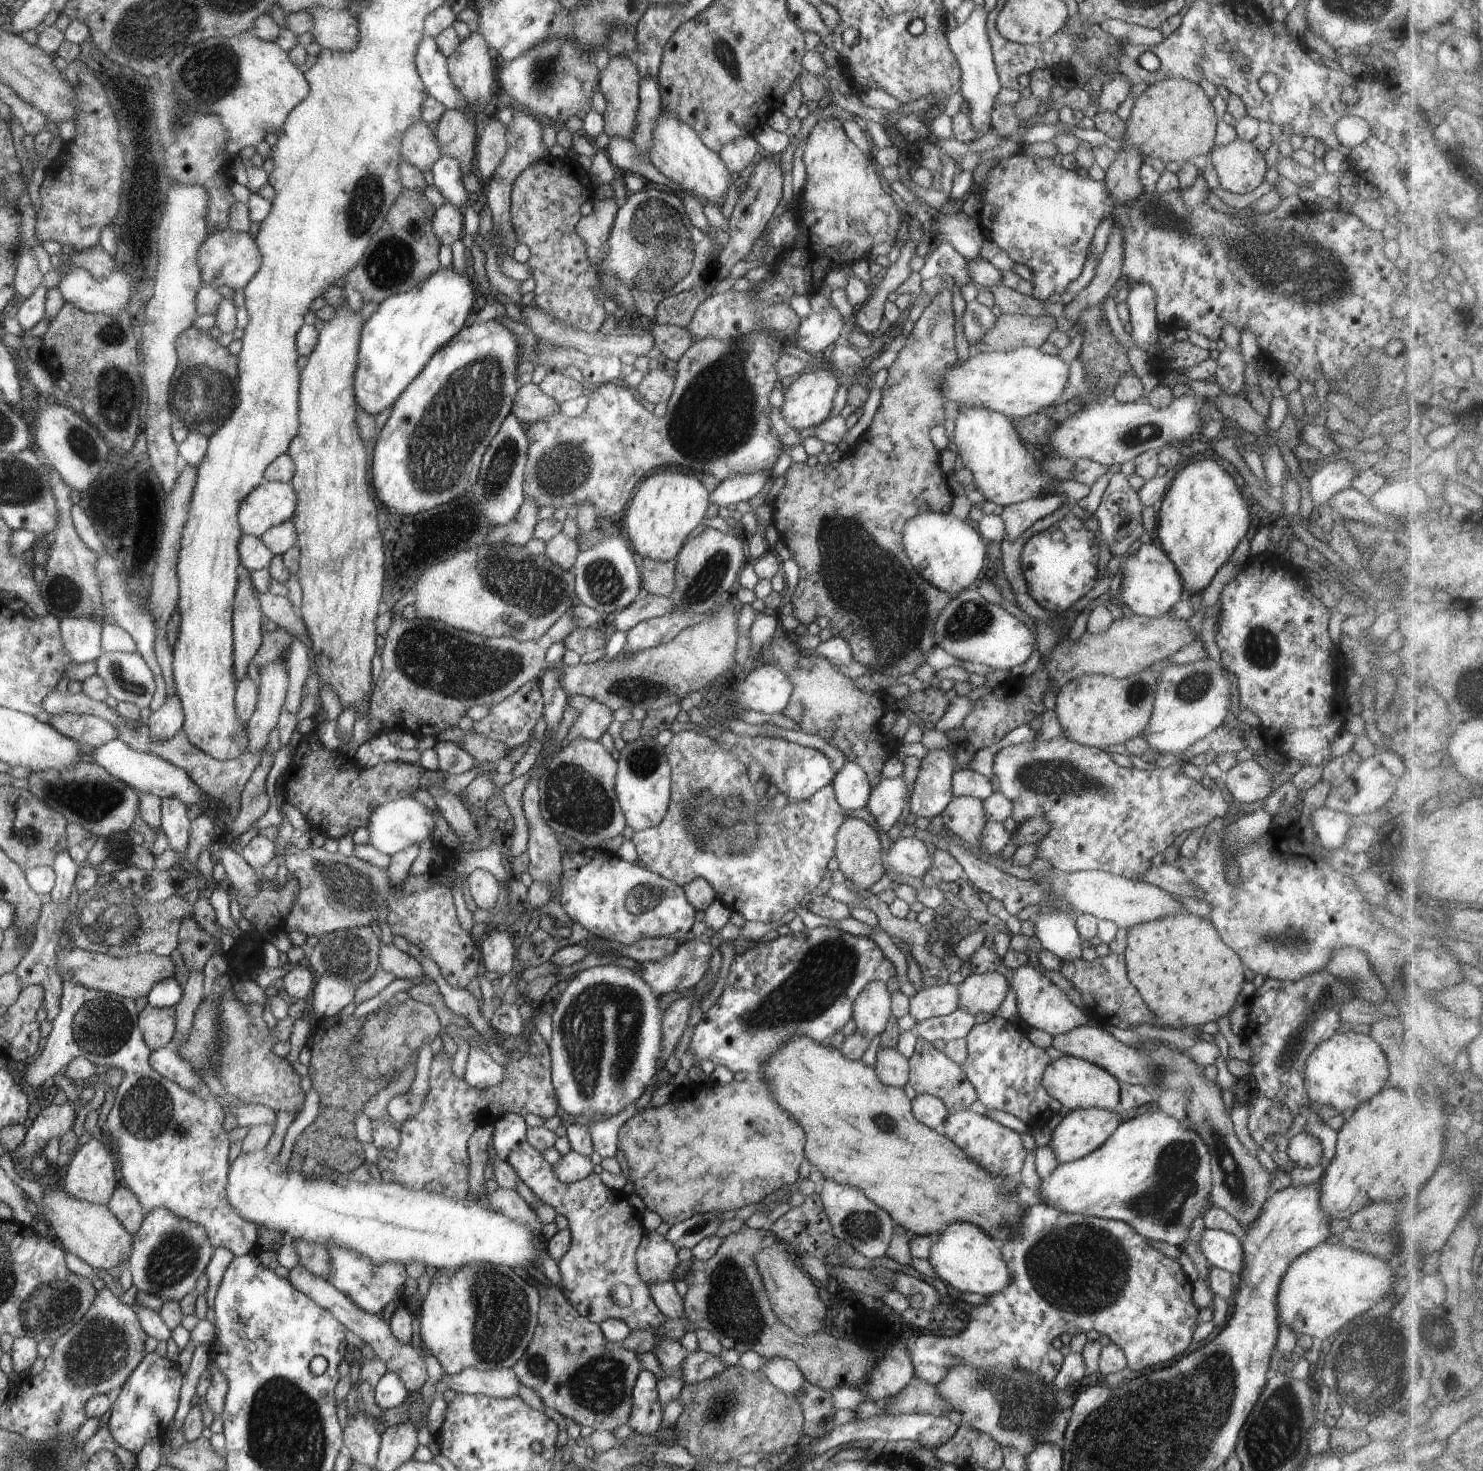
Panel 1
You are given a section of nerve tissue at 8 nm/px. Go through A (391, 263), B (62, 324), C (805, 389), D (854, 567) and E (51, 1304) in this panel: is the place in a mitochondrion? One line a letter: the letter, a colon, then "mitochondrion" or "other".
A: mitochondrion
B: other
C: other
D: mitochondrion
E: mitochondrion

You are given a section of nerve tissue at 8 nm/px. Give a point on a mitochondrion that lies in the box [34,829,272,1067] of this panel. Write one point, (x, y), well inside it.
(105, 922)

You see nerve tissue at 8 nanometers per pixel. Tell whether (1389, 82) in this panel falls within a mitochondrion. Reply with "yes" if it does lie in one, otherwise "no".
no

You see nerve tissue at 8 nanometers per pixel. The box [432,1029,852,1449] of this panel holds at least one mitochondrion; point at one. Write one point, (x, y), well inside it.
(501, 1315)

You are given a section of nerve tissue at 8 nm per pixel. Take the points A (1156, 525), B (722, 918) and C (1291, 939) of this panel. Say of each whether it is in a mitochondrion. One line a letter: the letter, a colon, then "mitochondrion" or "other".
A: other
B: other
C: mitochondrion

